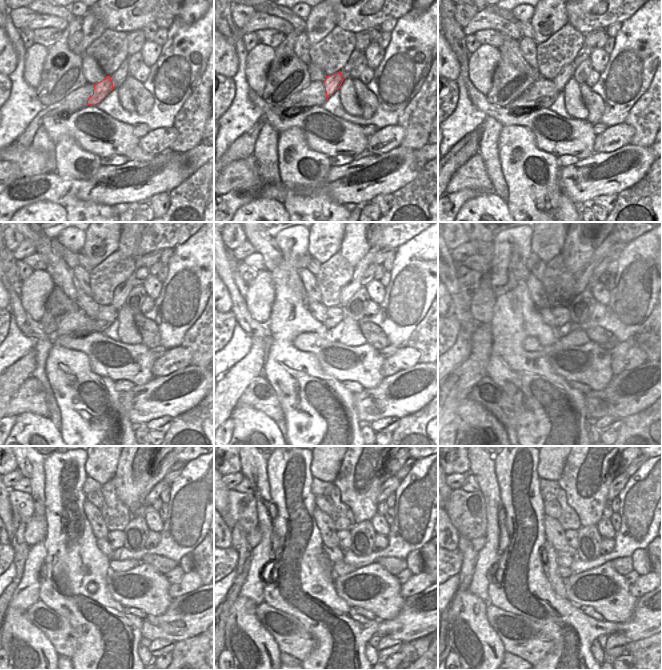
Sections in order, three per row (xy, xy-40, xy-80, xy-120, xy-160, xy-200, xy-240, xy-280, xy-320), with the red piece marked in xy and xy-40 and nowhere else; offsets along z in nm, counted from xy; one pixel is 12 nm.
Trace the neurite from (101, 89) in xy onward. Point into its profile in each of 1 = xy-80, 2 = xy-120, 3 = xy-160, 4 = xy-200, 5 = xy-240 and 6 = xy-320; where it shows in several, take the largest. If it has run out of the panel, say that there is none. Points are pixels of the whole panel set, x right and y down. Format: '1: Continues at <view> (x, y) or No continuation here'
1: Continues at xy-80 (567, 72)
2: Continues at xy-120 (122, 291)
3: Continues at xy-160 (346, 292)
4: Continues at xy-200 (582, 278)
5: Continues at xy-240 (164, 466)
6: Continues at xy-320 (622, 466)

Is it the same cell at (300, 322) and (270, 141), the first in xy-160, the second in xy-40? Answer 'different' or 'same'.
different

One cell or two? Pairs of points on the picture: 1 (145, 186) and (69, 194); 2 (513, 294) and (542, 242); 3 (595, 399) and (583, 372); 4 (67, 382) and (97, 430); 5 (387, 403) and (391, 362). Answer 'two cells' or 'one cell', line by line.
1: one cell
2: two cells
3: two cells
4: one cell
5: two cells

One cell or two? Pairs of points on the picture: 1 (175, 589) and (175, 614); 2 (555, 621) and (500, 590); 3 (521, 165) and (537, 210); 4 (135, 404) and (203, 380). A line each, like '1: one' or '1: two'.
1: two
2: one
3: one
4: one

